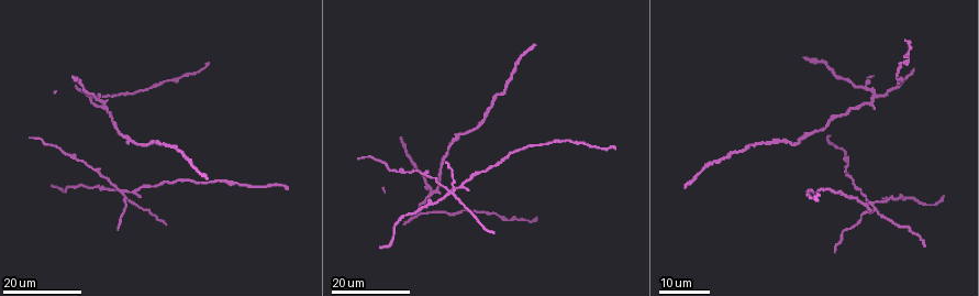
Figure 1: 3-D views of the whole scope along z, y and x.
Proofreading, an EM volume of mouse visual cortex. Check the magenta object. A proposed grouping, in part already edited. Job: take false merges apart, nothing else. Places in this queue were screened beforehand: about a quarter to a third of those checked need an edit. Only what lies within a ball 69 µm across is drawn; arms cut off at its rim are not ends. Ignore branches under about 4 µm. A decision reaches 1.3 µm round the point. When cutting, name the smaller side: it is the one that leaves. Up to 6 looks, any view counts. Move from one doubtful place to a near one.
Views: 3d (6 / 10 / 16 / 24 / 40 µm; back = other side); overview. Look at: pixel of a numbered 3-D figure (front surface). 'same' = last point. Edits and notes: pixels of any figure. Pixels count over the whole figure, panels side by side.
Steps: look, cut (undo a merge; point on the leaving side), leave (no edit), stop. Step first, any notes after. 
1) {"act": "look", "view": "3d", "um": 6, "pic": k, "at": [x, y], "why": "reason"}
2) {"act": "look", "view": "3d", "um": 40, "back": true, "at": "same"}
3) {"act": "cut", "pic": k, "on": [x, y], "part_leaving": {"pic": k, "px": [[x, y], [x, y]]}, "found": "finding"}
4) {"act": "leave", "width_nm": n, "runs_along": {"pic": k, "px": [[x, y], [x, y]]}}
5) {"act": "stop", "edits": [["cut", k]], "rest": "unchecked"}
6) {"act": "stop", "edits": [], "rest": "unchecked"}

{"act": "look", "view": "3d", "um": 24, "pic": 1, "at": [451, 193], "why": "four-way junction"}

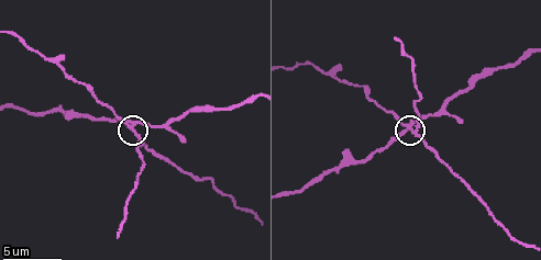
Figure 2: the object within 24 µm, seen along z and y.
{"act": "look", "view": "3d", "um": 6, "pic": 2, "at": [132, 124]}

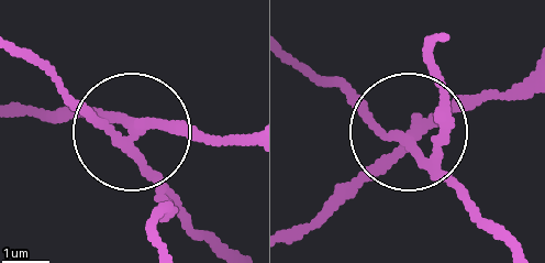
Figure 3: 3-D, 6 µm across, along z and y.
{"act": "cut", "pic": 3, "on": [436, 120], "arms": 4, "part_leaving": {"pic": 3, "px": [[395, 141], [291, 57]]}, "found": "two neurons meet here"}

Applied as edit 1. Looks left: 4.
{"act": "look", "view": "3d", "um": 16, "pic": 1, "at": [105, 106], "why": "arms part here"}

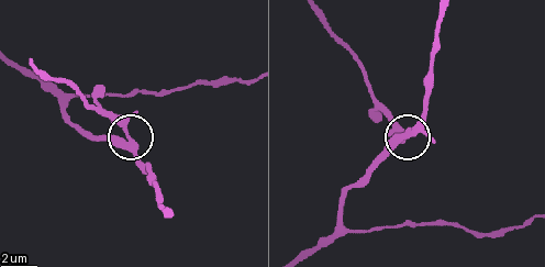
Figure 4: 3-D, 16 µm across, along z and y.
{"act": "look", "view": "3d", "um": 10, "pic": 4, "at": [395, 142]}

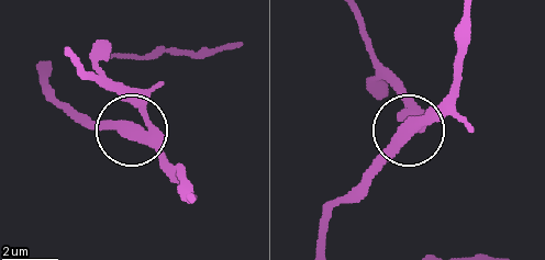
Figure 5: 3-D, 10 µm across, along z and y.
{"act": "cut", "pic": 5, "on": [142, 100], "arms": 3, "part_leaving": {"pic": 5, "px": [[158, 135], [121, 92], [74, 59]]}, "found": "a second neuron is stuck on"}

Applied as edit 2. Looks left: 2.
{"act": "look", "view": "3d", "um": 24, "pic": 1, "at": [90, 97], "why": "branch point"}

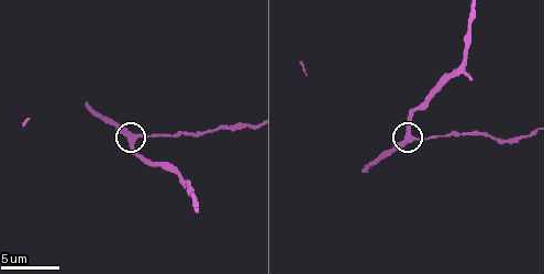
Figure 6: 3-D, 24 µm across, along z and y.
{"act": "look", "view": "3d", "um": 10, "pic": 6, "at": [130, 135]}

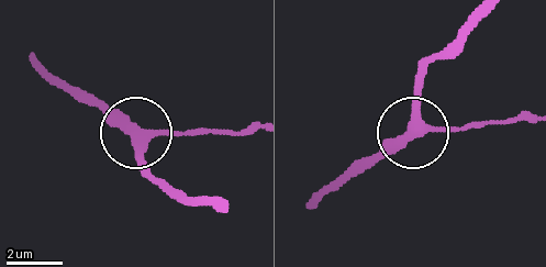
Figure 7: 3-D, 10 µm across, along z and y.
{"act": "leave", "runs_along": {"pic": 7, "px": [[481, 13], [422, 78], [415, 128], [370, 167]]}, "found": "all the same neuron"}

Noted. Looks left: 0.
{"act": "stop", "edits": [["cut", 3], ["cut", 5]], "rest": "unchecked"}

